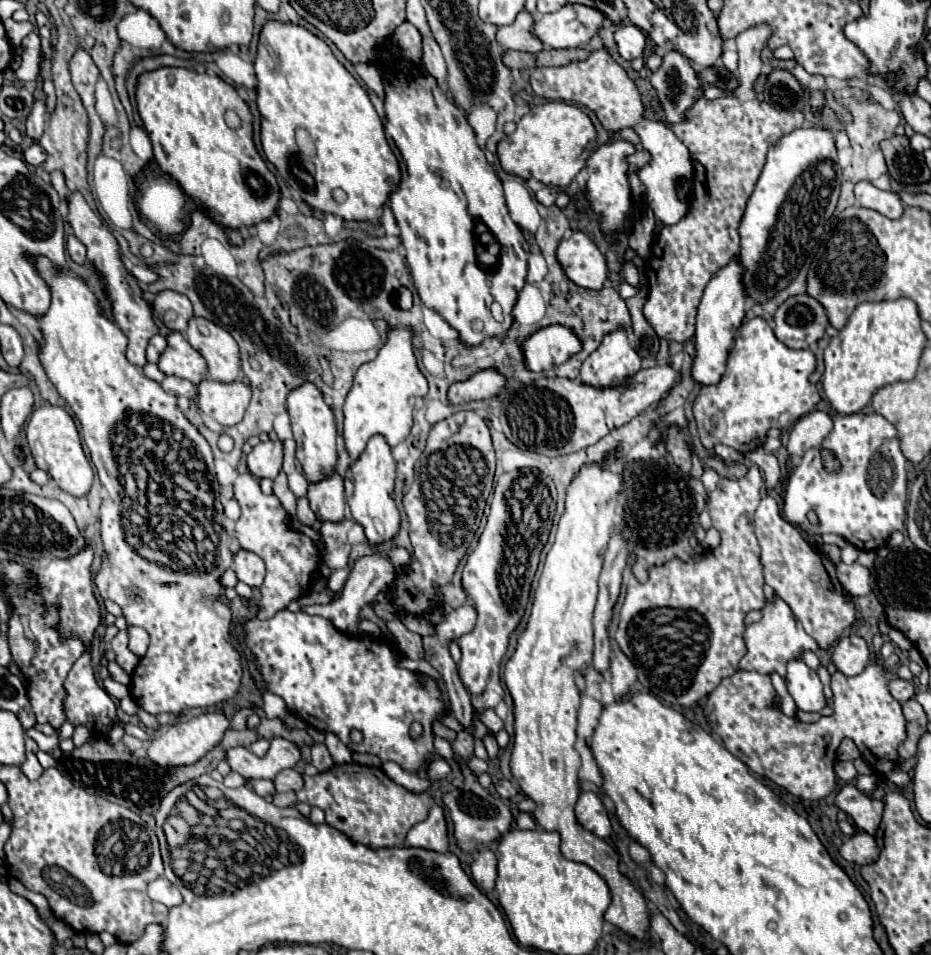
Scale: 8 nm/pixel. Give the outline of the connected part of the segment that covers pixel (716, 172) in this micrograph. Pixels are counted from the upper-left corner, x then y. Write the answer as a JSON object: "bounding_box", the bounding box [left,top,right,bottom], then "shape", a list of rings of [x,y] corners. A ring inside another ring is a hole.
{"bounding_box":[644,24,804,342],"shape":[[[758,24],[754,28],[748,28],[746,32],[736,36],[738,44],[738,80],[740,86],[736,88],[736,98],[719,98],[706,100],[700,98],[690,112],[686,112],[686,122],[674,124],[674,134],[688,146],[692,162],[694,162],[694,200],[696,206],[690,206],[690,212],[686,218],[682,218],[674,226],[664,226],[656,244],[652,246],[652,258],[650,258],[650,292],[648,302],[644,304],[644,318],[648,324],[656,330],[656,334],[668,342],[684,342],[694,336],[696,330],[696,312],[698,304],[704,292],[704,286],[714,276],[718,268],[722,268],[730,256],[734,256],[740,250],[740,220],[746,210],[746,202],[754,192],[754,186],[758,182],[758,176],[766,162],[766,150],[770,144],[778,142],[786,132],[792,132],[794,128],[804,126],[804,114],[802,112],[776,112],[772,106],[764,106],[756,100],[756,94],[752,90],[752,82],[760,76],[760,52],[766,48],[766,42],[772,36],[772,28],[768,24]]]}

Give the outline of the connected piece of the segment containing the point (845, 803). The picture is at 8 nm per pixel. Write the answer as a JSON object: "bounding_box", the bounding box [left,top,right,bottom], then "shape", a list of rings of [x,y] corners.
{"bounding_box":[834,784,884,834],"shape":[[[846,784],[838,792],[834,804],[838,810],[844,810],[858,828],[862,828],[868,834],[874,834],[882,820],[884,804],[880,800],[872,800],[864,796],[854,784]]]}

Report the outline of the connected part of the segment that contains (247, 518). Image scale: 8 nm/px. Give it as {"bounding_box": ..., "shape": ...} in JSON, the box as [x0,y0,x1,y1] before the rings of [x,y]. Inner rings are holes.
{"bounding_box":[234,472,320,620],"shape":[[[250,472],[238,474],[234,482],[234,498],[238,500],[242,510],[234,528],[234,536],[240,540],[240,546],[244,550],[258,554],[266,564],[266,578],[260,588],[262,610],[258,612],[258,618],[268,620],[278,610],[282,610],[290,600],[296,600],[302,594],[310,592],[314,574],[320,564],[320,552],[308,536],[292,530],[288,514],[280,504],[280,500],[274,494],[266,496],[260,490],[258,480]]]}

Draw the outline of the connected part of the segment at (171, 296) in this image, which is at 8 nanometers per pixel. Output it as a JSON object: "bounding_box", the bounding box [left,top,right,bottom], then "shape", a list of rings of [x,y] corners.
{"bounding_box":[152,290,192,332],"shape":[[[162,290],[162,292],[154,294],[152,310],[170,330],[184,332],[188,320],[192,318],[190,300],[186,300],[186,296],[182,296],[180,292],[174,292],[174,290]]]}

